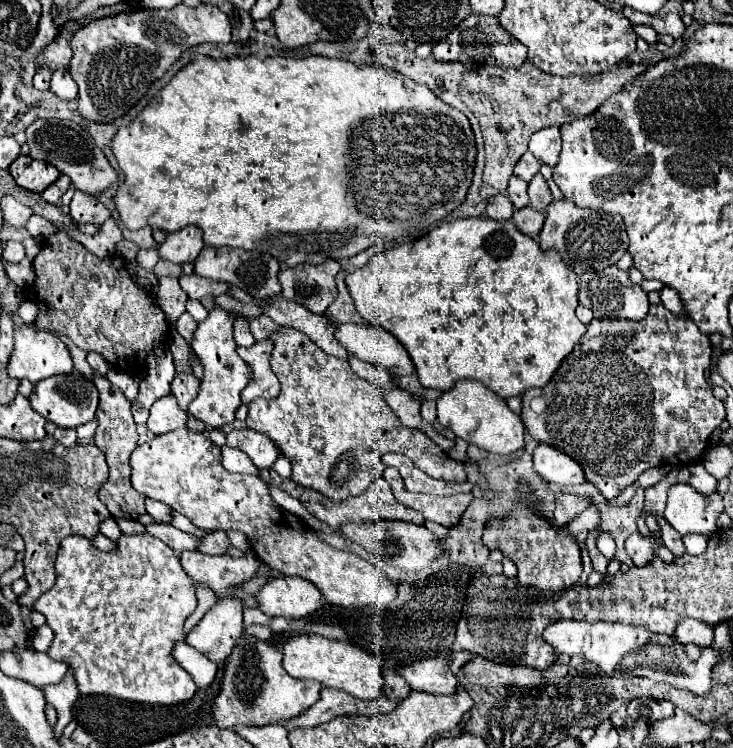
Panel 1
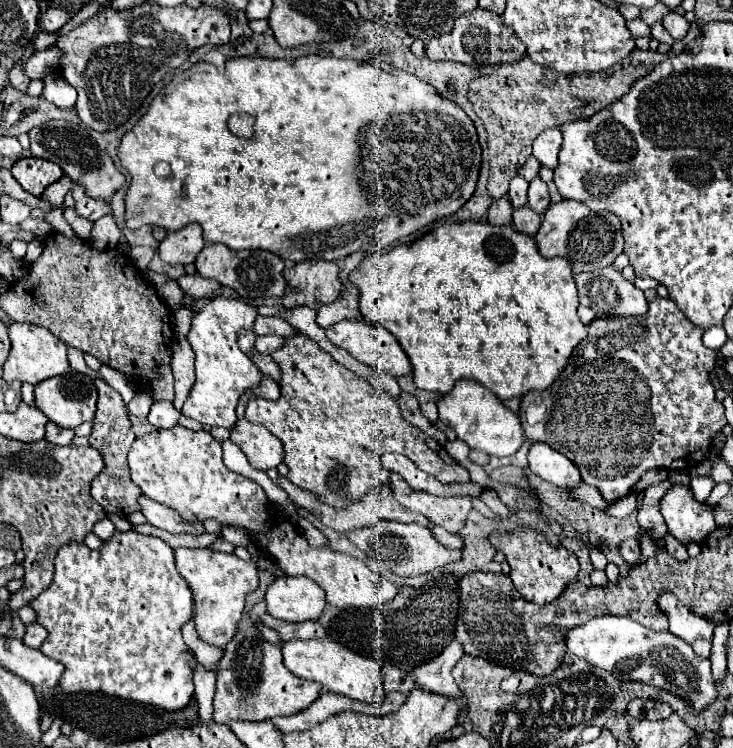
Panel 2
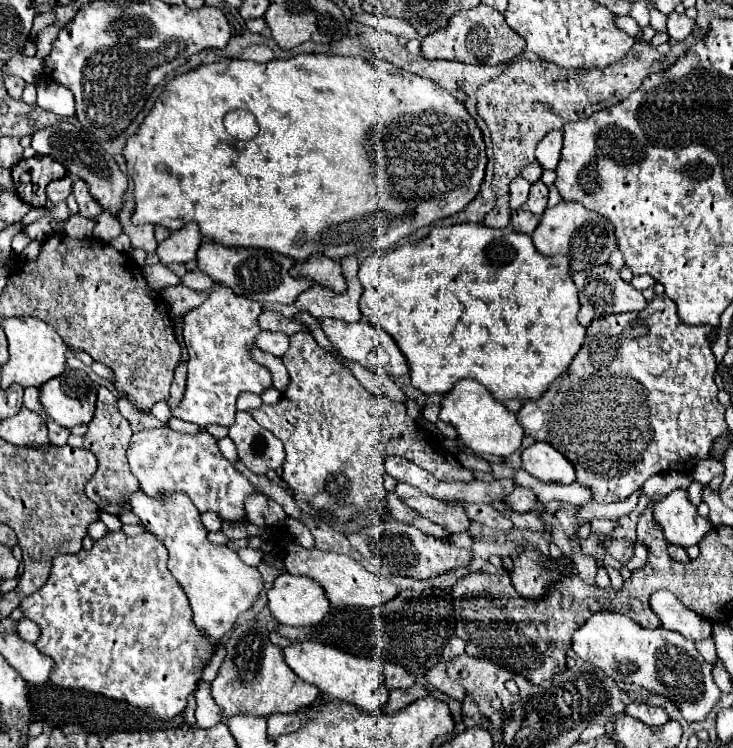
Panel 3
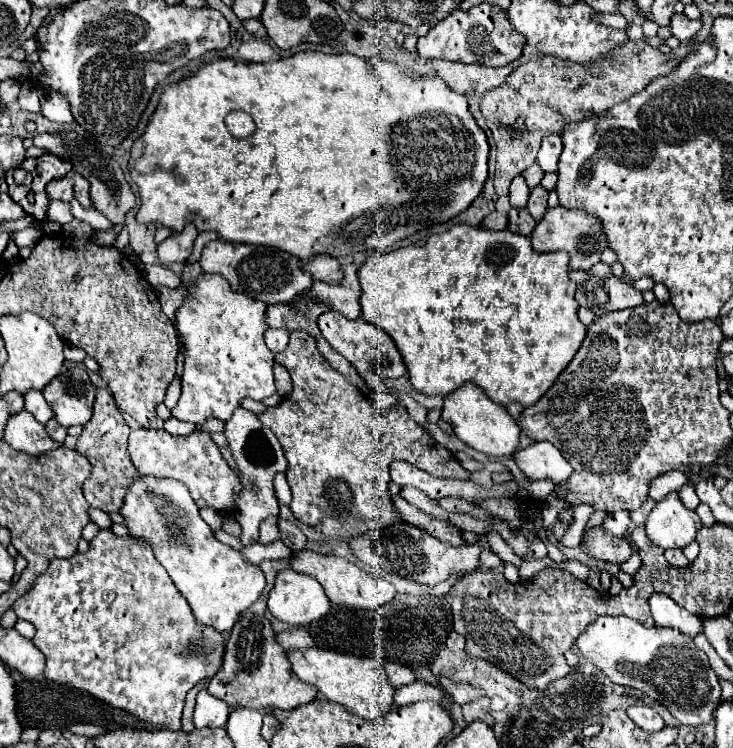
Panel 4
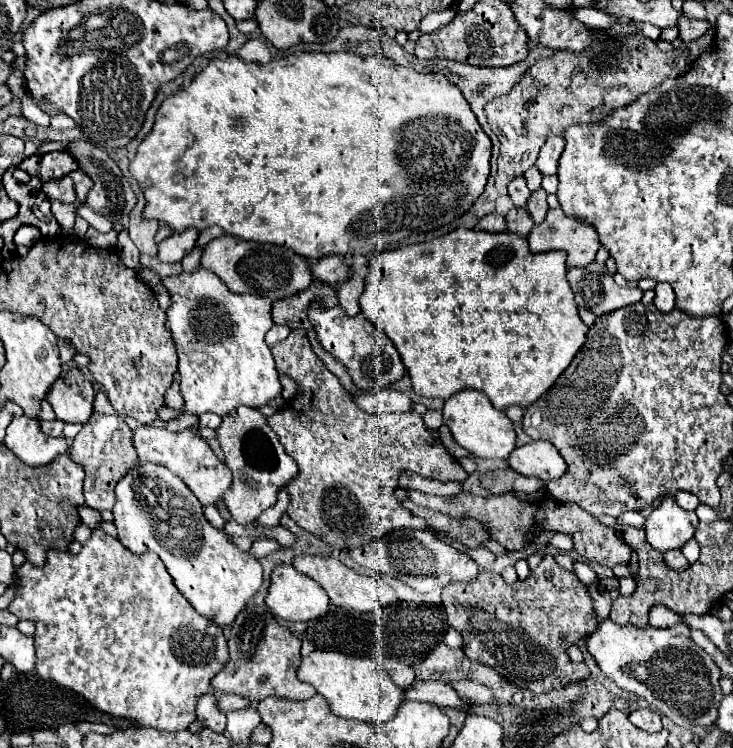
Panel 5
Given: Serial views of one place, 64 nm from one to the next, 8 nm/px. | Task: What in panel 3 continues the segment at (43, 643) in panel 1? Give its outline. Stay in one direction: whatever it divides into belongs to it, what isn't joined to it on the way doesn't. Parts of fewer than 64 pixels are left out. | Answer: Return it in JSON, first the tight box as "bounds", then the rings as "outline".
{"bounds":[18,618,40,644],"outline":[[[24,618],[24,620],[18,622],[18,634],[20,634],[20,638],[24,638],[26,642],[36,644],[36,642],[40,640],[40,626],[38,626],[36,622]]]}

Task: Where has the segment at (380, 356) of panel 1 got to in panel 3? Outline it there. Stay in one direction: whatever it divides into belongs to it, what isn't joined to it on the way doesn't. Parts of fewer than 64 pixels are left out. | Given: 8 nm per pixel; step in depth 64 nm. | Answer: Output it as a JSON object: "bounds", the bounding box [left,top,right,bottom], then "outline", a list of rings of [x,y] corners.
{"bounds":[320,320,410,376],"outline":[[[322,320],[320,326],[322,326],[326,338],[334,344],[334,348],[344,358],[356,360],[358,364],[370,368],[372,372],[386,372],[390,376],[404,376],[404,374],[408,374],[410,368],[406,364],[404,354],[398,348],[398,344],[394,342],[394,338],[388,332],[384,332],[382,328],[378,328],[374,324],[368,324],[368,320],[360,320],[356,324],[348,324],[344,320]]]}

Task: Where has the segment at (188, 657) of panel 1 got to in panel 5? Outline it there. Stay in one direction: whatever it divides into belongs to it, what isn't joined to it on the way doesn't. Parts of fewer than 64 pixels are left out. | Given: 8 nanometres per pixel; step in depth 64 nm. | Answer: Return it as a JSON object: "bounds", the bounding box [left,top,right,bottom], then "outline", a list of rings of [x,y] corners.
{"bounds":[196,696,226,732],"outline":[[[200,696],[198,704],[196,704],[196,720],[200,724],[204,724],[206,728],[214,730],[214,732],[224,732],[226,728],[226,712],[222,712],[218,708],[218,700],[216,696]]]}

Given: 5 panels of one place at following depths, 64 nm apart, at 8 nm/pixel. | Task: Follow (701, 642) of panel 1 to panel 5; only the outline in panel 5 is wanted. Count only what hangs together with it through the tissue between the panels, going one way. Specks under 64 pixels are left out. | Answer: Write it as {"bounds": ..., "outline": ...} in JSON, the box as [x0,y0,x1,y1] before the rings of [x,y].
{"bounds":[650,604,686,628],"outline":[[[656,604],[650,610],[650,626],[654,626],[654,628],[670,628],[670,626],[676,626],[676,624],[686,624],[686,622],[684,622],[684,618],[680,614],[670,610],[668,606]]]}

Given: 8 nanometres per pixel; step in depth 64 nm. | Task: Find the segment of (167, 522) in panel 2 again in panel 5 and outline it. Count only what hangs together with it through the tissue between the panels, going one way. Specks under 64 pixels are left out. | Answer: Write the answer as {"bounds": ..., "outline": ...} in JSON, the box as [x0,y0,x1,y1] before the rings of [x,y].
{"bounds":[112,464,264,628],"outline":[[[156,464],[134,468],[116,486],[116,498],[112,512],[118,540],[134,554],[156,552],[194,610],[220,628],[230,626],[264,582],[260,562],[230,544],[224,530],[212,528],[196,496],[166,468]]]}

